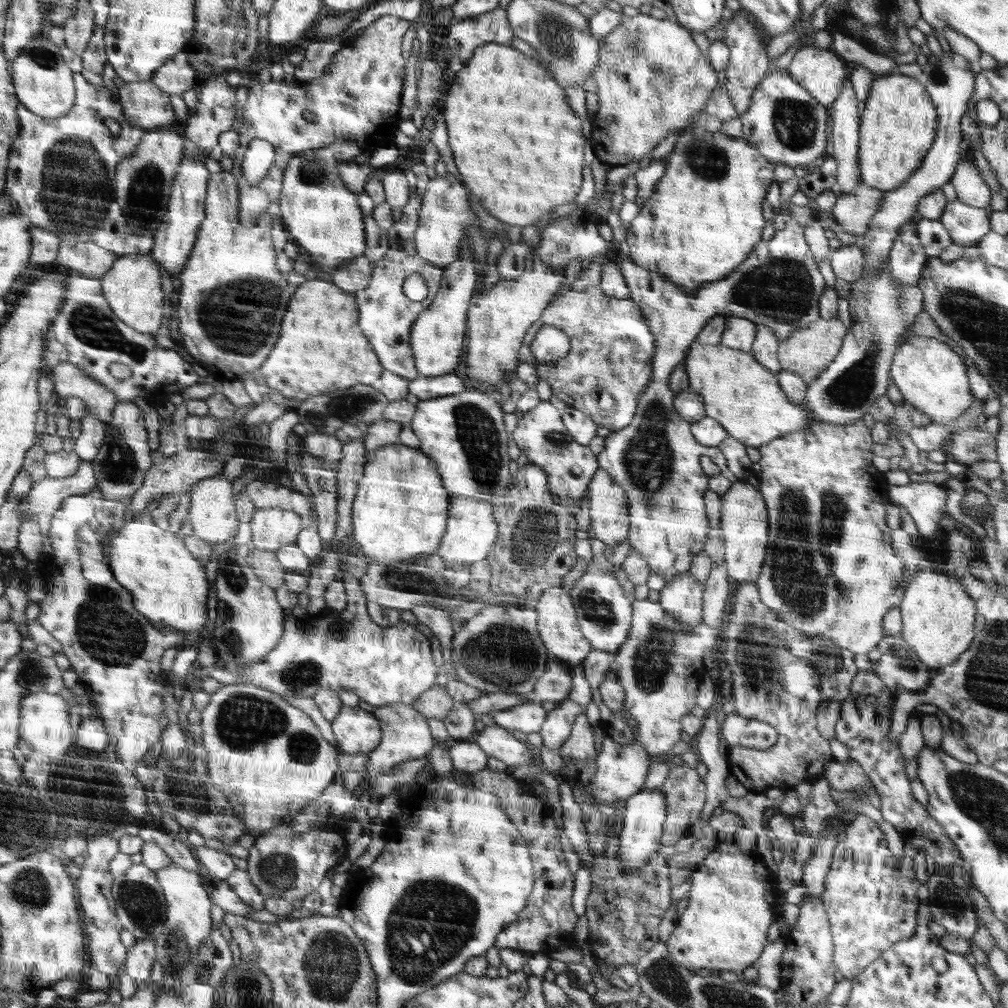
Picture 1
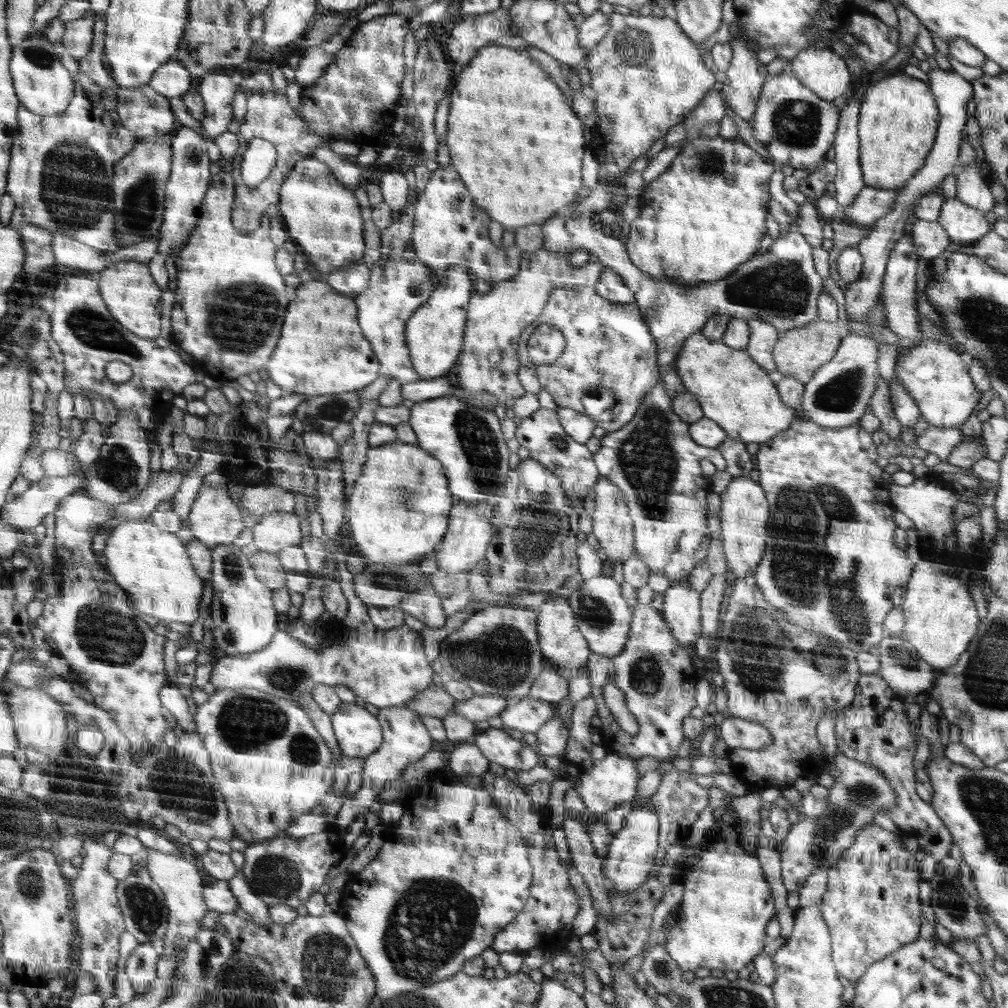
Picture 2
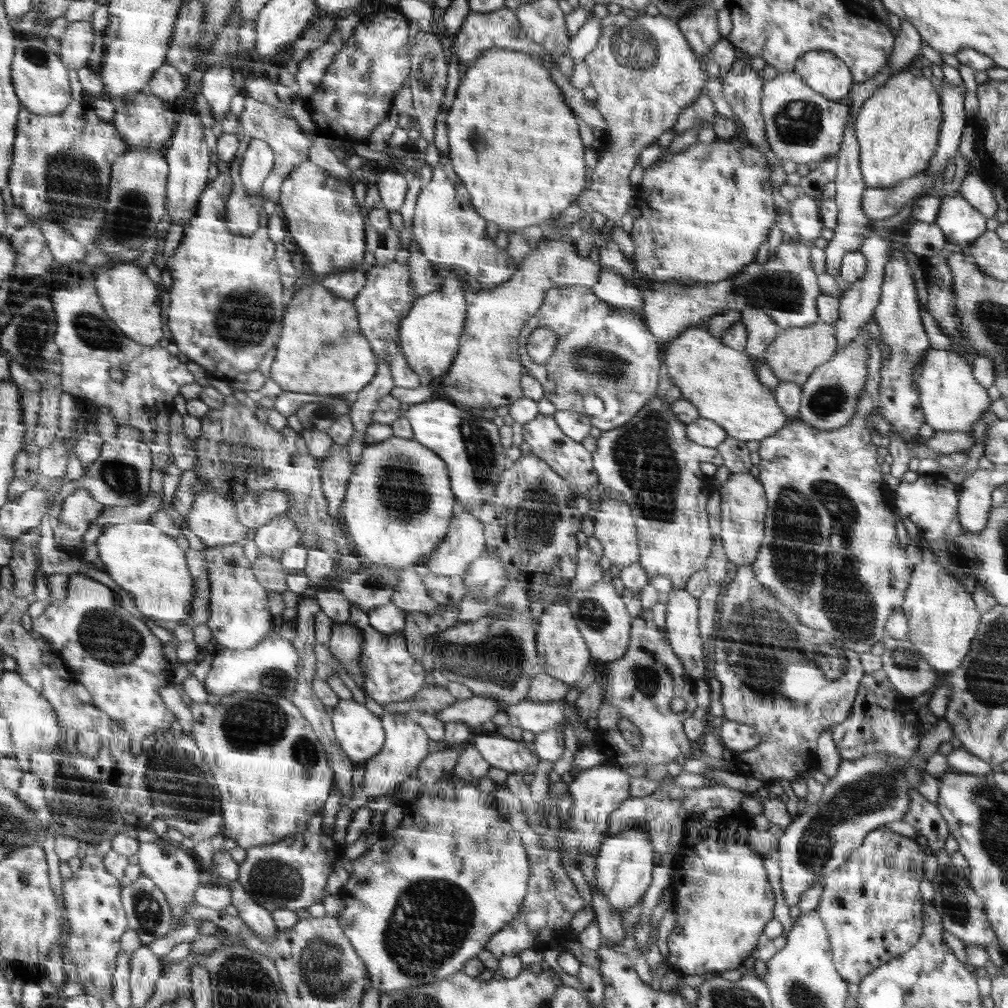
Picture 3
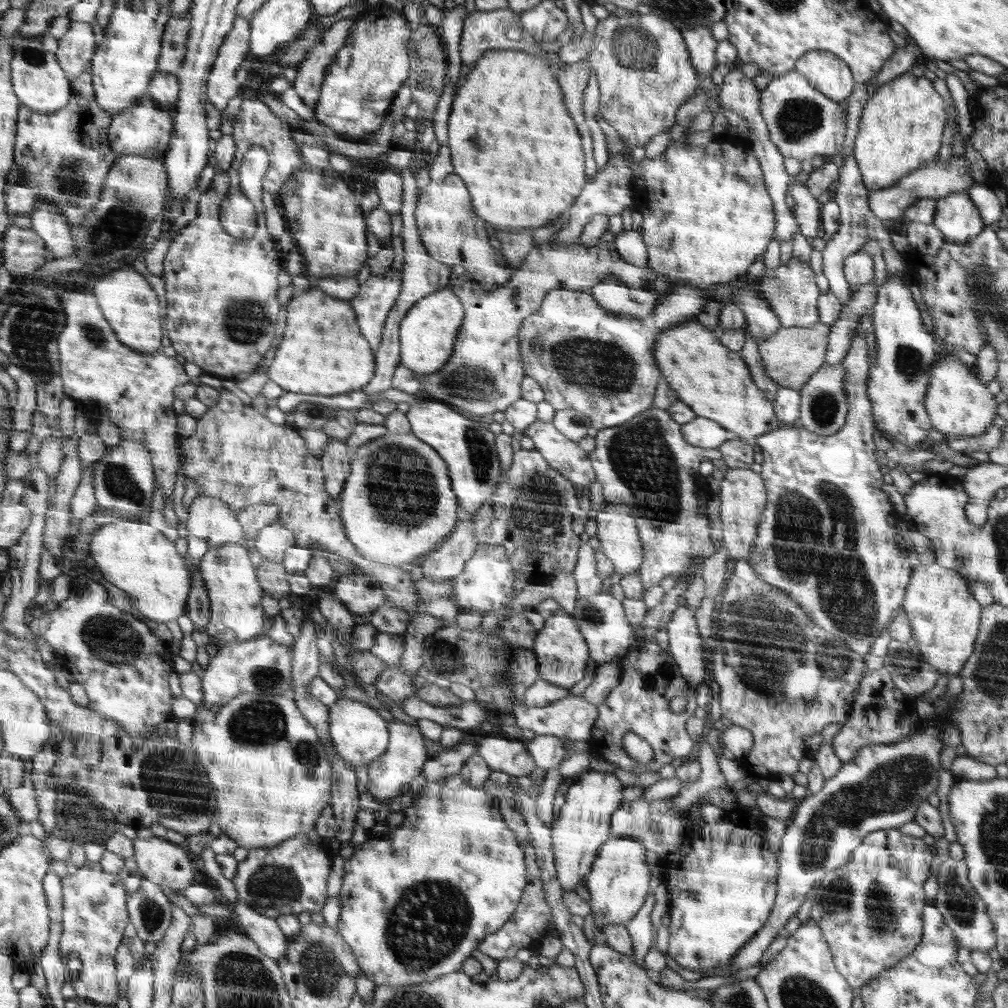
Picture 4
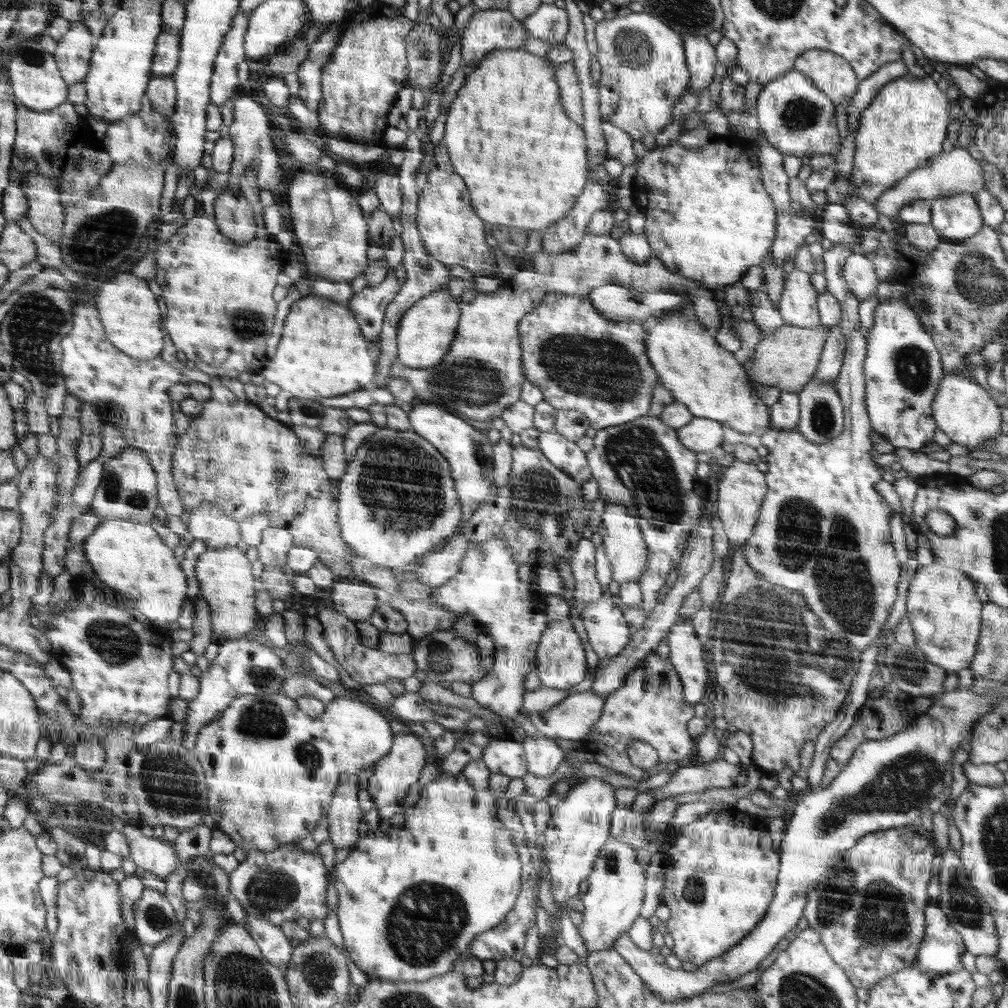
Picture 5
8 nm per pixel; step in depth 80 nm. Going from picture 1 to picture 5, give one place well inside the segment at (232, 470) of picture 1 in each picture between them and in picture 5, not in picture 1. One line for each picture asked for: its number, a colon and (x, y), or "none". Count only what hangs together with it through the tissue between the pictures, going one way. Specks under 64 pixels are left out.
2: (214, 520)
3: (212, 517)
4: (210, 518)
5: (209, 523)

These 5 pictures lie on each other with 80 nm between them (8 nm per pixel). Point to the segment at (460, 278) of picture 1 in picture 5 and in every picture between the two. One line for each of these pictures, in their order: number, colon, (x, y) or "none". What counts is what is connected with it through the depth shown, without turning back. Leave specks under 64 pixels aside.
2: (434, 332)
3: (429, 334)
4: (427, 333)
5: (425, 332)

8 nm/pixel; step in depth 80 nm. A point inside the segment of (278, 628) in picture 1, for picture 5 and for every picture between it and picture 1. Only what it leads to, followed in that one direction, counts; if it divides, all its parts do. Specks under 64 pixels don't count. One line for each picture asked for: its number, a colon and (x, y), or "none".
2: (243, 620)
3: (239, 617)
4: (237, 615)
5: (225, 580)

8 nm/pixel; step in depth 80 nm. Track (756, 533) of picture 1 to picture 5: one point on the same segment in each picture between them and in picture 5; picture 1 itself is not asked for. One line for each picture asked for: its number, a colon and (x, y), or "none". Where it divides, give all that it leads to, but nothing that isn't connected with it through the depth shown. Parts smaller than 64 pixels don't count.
2: (744, 514)
3: (743, 505)
4: (743, 498)
5: (741, 493)

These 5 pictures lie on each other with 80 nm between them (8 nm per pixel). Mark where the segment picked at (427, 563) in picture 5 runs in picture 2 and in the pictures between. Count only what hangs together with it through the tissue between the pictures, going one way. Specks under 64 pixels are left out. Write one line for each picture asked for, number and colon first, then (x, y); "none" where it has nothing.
2: (465, 544)
3: (465, 541)
4: (448, 561)

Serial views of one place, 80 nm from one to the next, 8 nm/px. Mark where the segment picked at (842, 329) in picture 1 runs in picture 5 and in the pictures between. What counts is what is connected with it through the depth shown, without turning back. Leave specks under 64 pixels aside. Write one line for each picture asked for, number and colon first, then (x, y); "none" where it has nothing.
2: (799, 353)
3: (796, 353)
4: (794, 354)
5: (788, 359)

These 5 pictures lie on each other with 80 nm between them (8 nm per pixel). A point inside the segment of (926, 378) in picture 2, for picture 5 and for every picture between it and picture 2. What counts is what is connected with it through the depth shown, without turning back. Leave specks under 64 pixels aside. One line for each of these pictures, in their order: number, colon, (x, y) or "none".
3: (952, 400)
4: (958, 404)
5: (964, 410)

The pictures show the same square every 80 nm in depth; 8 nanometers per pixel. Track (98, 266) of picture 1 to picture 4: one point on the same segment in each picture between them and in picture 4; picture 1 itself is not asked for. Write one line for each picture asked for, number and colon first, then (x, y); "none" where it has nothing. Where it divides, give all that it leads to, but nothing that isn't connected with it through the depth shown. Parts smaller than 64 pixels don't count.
2: (69, 252)
3: (65, 249)
4: (52, 226)

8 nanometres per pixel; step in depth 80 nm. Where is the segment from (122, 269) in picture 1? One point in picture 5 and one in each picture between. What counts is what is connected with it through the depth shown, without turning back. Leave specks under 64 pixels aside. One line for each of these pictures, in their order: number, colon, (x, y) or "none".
2: (131, 294)
3: (130, 298)
4: (128, 302)
5: (128, 310)

